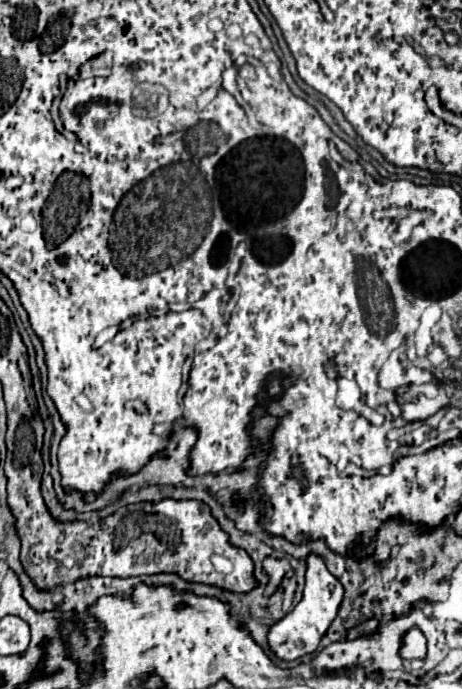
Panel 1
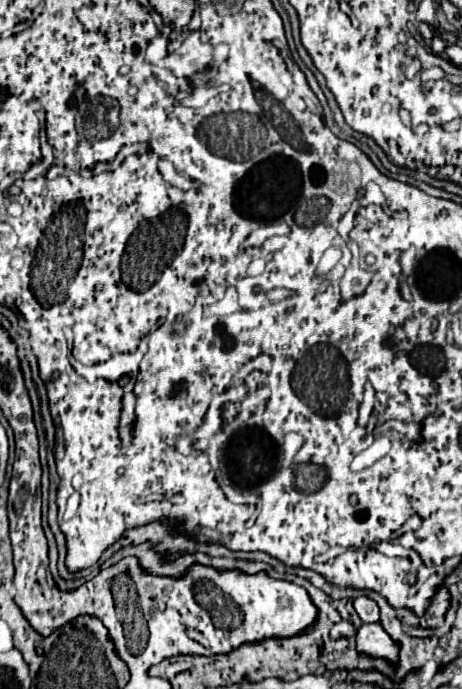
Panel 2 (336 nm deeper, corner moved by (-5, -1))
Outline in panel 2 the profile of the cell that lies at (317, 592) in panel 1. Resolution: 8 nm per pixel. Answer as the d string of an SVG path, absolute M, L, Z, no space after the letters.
M365 595L355 597L353 607L355 607L355 611L357 611L357 615L361 617L363 623L377 623L379 621L379 607L373 599L369 599Z

